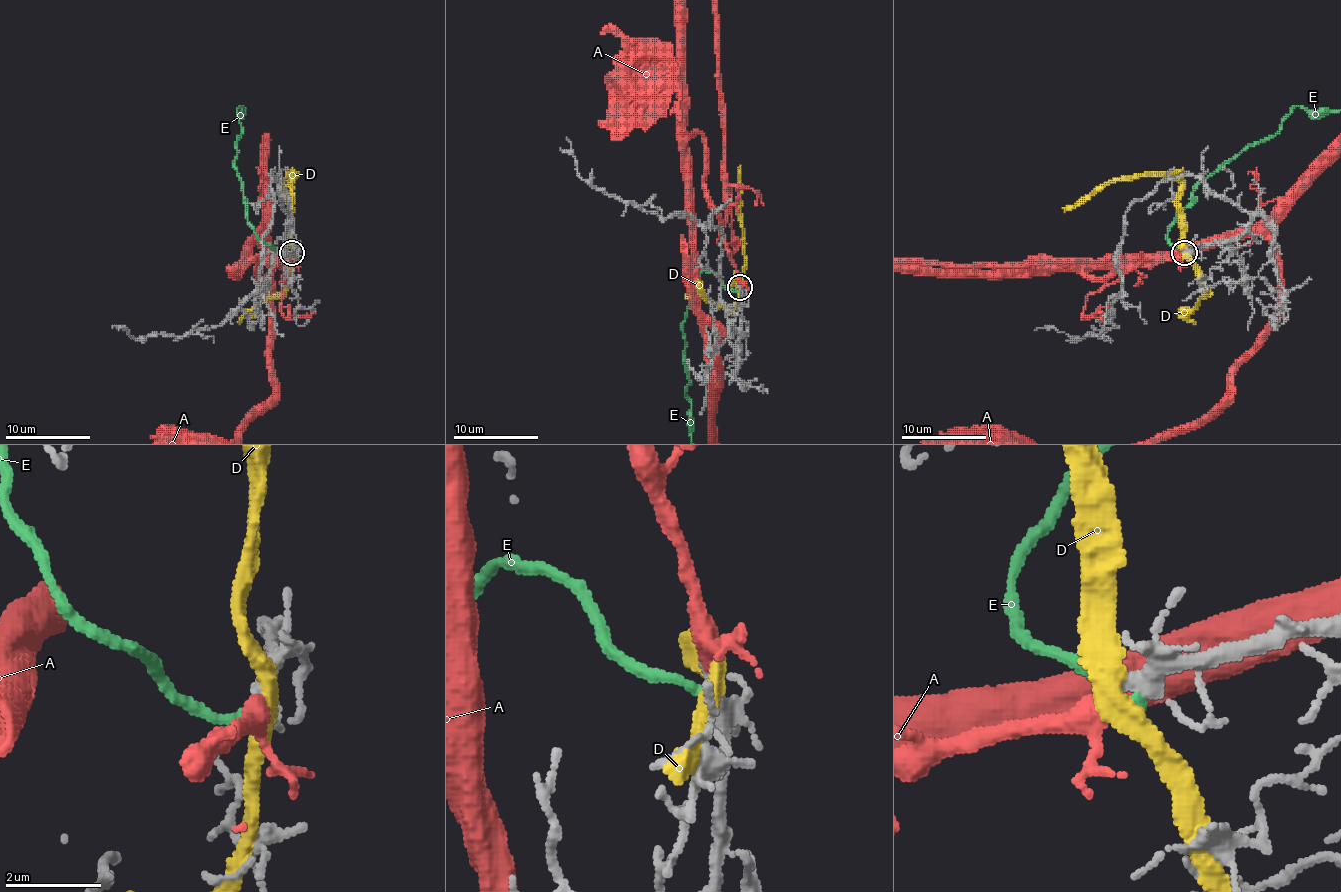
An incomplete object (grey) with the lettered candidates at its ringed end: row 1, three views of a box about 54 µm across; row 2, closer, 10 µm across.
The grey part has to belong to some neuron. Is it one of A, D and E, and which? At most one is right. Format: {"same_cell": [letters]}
{"same_cell": ["A"]}

